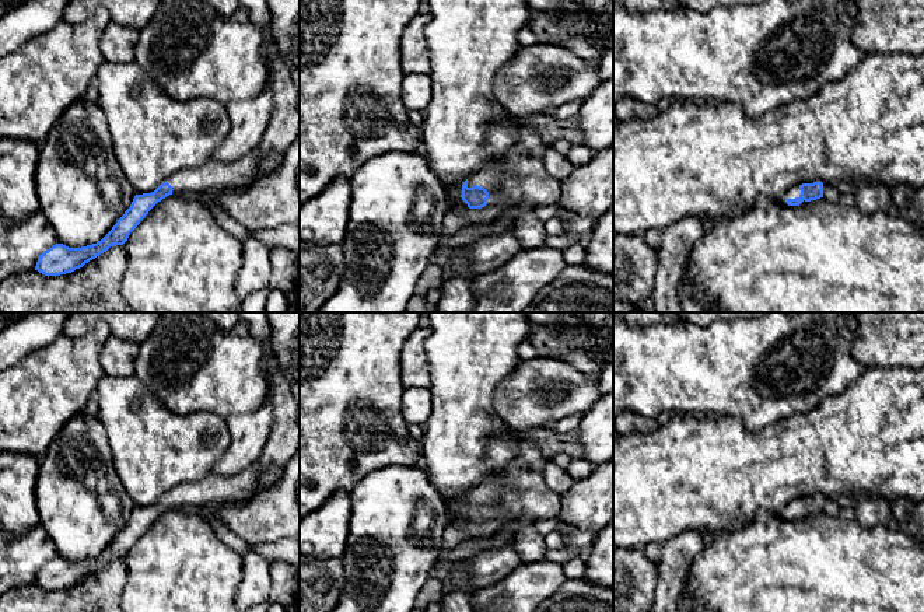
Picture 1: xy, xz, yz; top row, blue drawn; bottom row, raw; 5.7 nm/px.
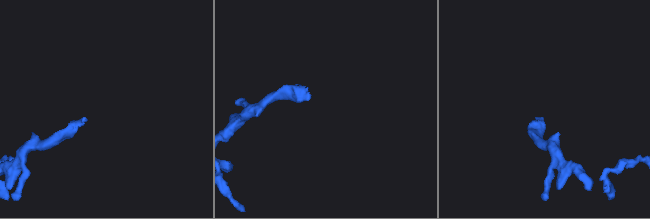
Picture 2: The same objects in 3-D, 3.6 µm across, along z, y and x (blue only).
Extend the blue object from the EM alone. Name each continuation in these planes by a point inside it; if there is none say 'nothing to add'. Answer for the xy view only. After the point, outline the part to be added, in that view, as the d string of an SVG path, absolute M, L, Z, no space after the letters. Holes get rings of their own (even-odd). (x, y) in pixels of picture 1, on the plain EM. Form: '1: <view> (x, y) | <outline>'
1: xy (214, 492) | M267 346L266 350L270 354L269 371L272 374L274 423L262 455L234 476L224 478L211 473L199 482L176 486L167 494L175 507L192 506L211 510L239 507L248 501L248 496L258 486L259 476L267 468L284 468L300 448L300 422L297 420L295 399L279 367L273 347Z

